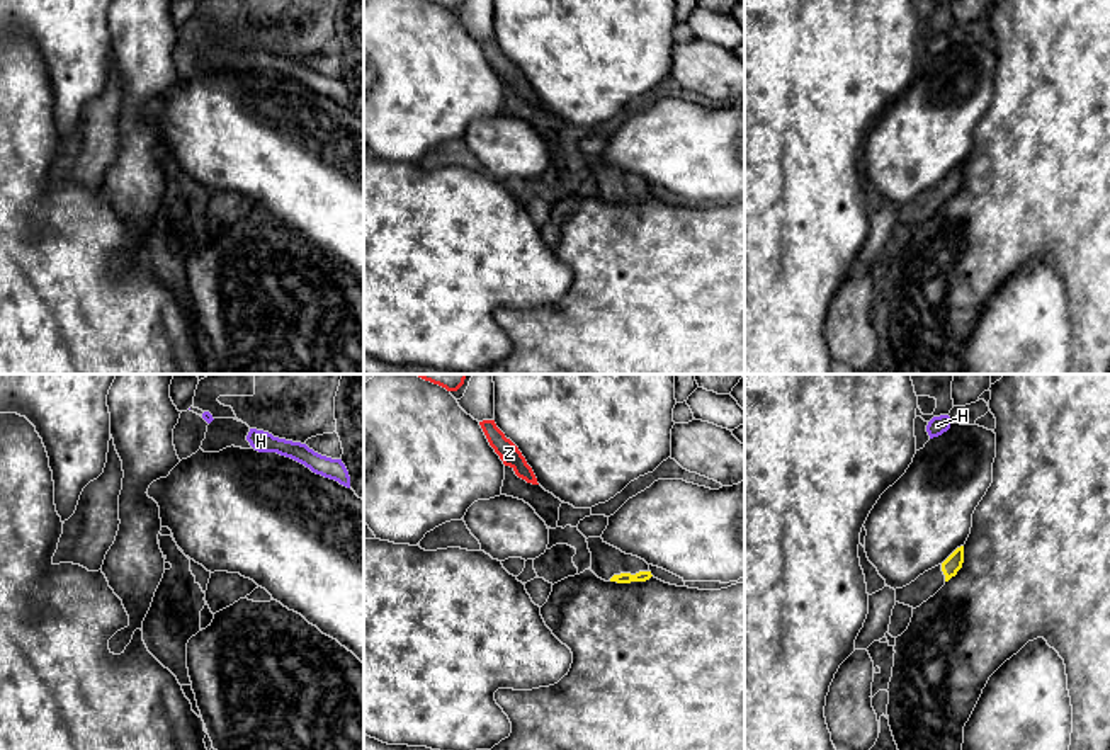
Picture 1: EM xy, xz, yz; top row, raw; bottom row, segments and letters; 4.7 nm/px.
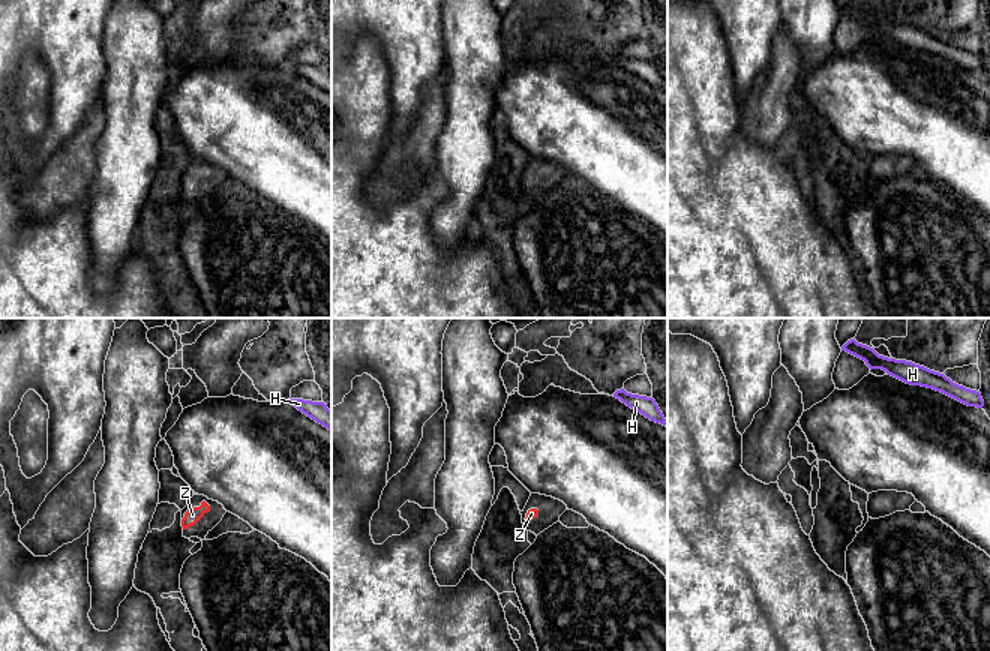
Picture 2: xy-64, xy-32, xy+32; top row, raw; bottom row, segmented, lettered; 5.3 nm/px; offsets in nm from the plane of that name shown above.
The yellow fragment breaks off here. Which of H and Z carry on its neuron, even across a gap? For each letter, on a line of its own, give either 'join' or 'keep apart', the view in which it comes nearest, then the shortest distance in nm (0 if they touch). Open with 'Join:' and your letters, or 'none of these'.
Join: Z
H: keep apart; nearest in yz; 550 nm apart
Z: join; nearest in xz; 550 nm apart

